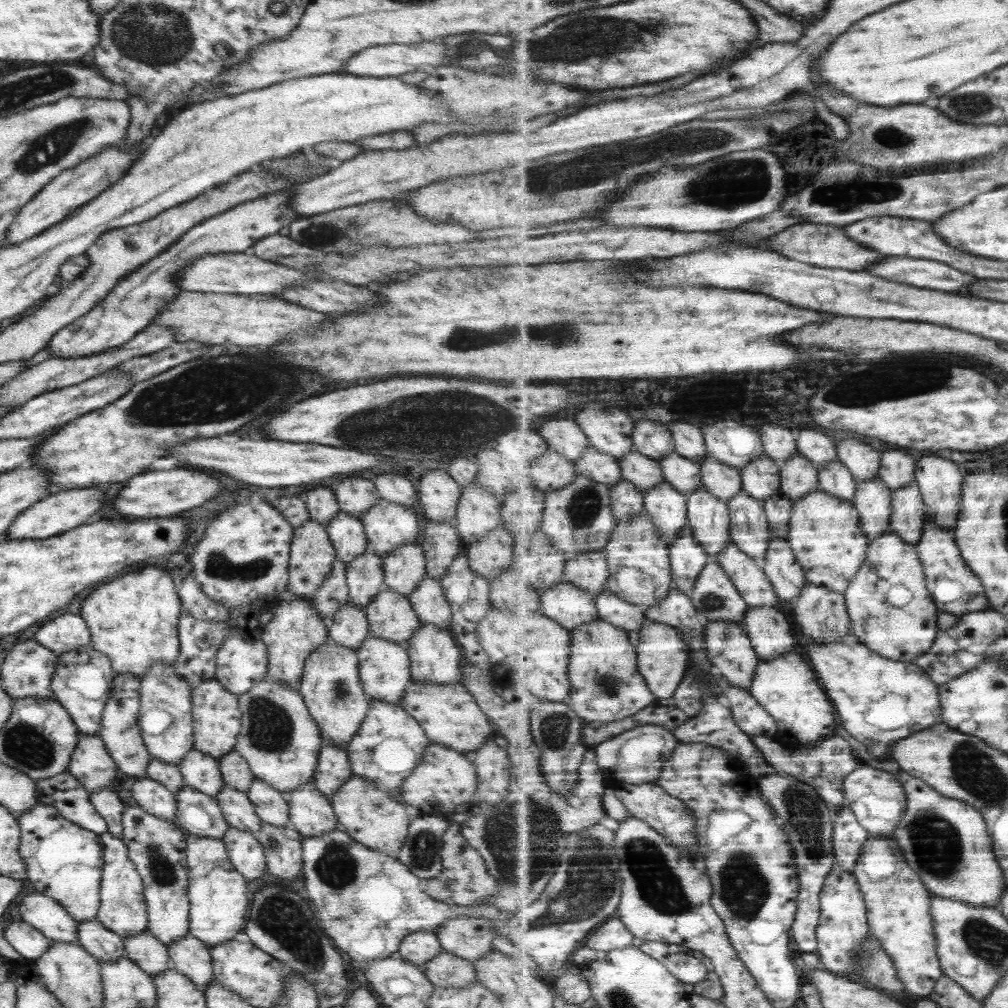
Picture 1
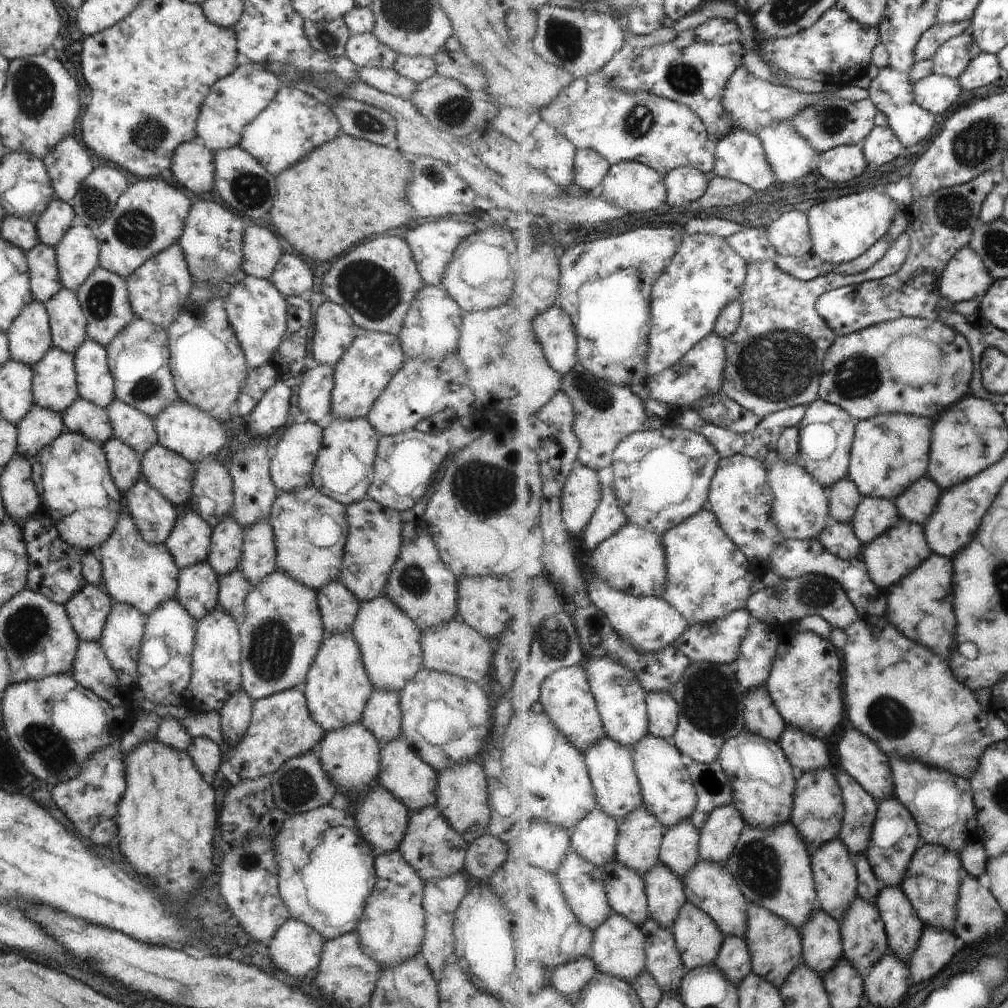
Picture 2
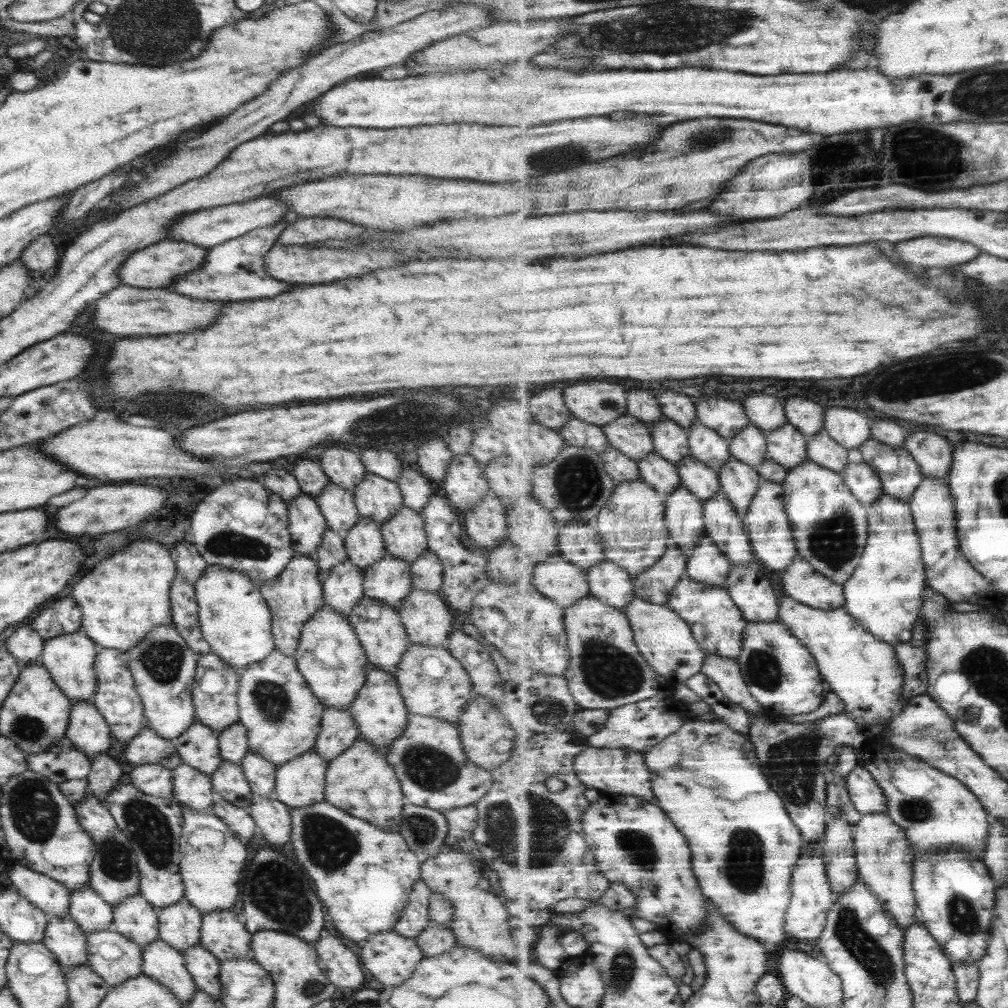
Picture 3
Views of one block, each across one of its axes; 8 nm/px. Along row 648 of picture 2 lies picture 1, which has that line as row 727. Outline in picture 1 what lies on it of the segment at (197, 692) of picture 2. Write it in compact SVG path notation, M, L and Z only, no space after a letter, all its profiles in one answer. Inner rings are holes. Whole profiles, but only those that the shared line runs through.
M212 690L212 694L191 694L193 716L193 748L219 760L233 750L237 734L241 729L241 712L237 695L222 690Z

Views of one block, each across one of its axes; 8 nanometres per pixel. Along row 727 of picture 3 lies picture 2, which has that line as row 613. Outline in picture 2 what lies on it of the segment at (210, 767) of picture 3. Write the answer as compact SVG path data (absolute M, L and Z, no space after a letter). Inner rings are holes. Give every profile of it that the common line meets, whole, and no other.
M196 562L190 568L179 569L175 599L196 624L219 608L218 591L218 577L207 562Z

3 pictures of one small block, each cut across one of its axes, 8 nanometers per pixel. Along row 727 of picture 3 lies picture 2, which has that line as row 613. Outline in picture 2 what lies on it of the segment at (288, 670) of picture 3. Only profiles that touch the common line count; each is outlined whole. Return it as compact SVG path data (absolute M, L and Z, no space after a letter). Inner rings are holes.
M278 570L268 574L262 582L250 589L246 596L246 618L239 625L241 640L240 672L242 677L241 689L257 700L268 698L273 694L303 687L306 675L318 648L322 646L325 637L321 612L318 608L317 592L306 588L304 584L292 580L288 574Z

